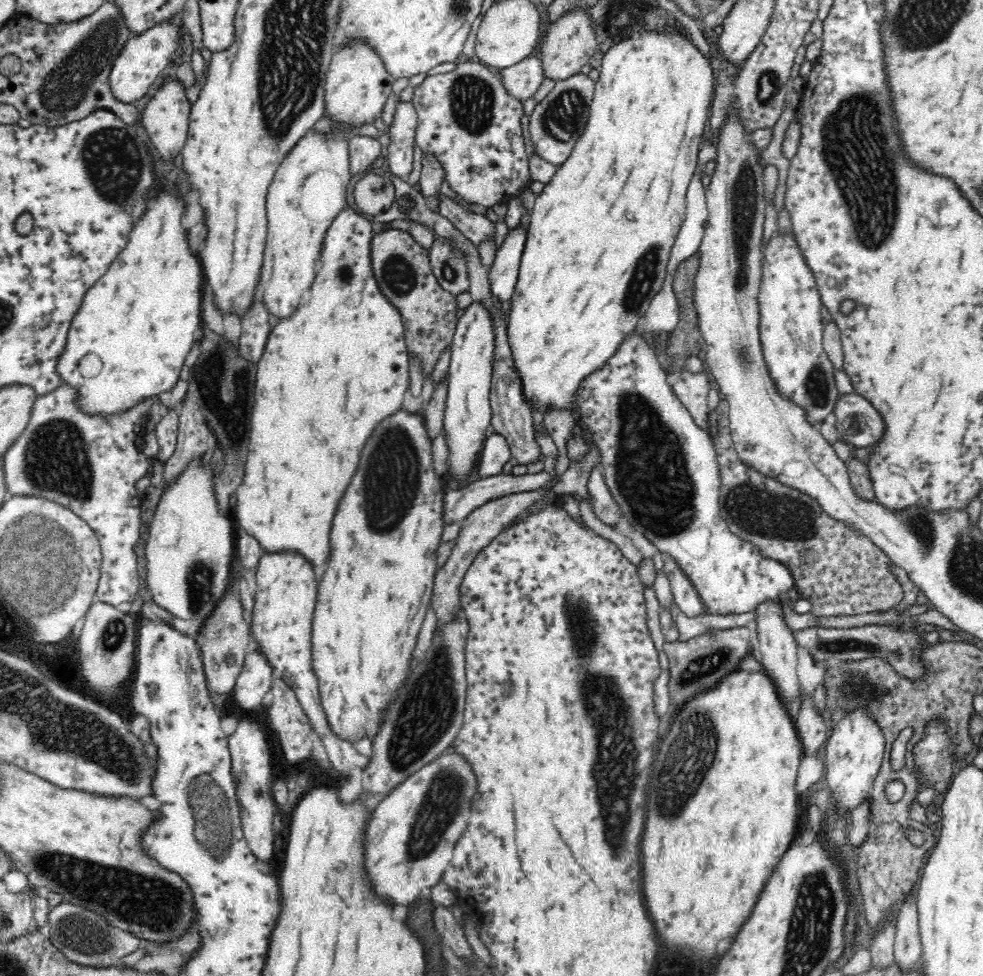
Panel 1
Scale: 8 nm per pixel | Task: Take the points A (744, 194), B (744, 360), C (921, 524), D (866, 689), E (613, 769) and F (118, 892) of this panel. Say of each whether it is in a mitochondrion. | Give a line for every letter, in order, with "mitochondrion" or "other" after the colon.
A: mitochondrion
B: mitochondrion
C: mitochondrion
D: mitochondrion
E: mitochondrion
F: mitochondrion

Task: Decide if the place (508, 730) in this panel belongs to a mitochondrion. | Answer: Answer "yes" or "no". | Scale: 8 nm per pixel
no

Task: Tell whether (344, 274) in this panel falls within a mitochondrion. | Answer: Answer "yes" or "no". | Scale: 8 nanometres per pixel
yes

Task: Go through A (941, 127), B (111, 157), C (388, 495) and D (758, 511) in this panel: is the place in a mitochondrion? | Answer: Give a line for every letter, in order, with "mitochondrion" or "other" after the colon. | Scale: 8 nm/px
A: other
B: mitochondrion
C: mitochondrion
D: mitochondrion

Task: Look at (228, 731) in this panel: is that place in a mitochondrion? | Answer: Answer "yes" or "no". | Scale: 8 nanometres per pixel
no

